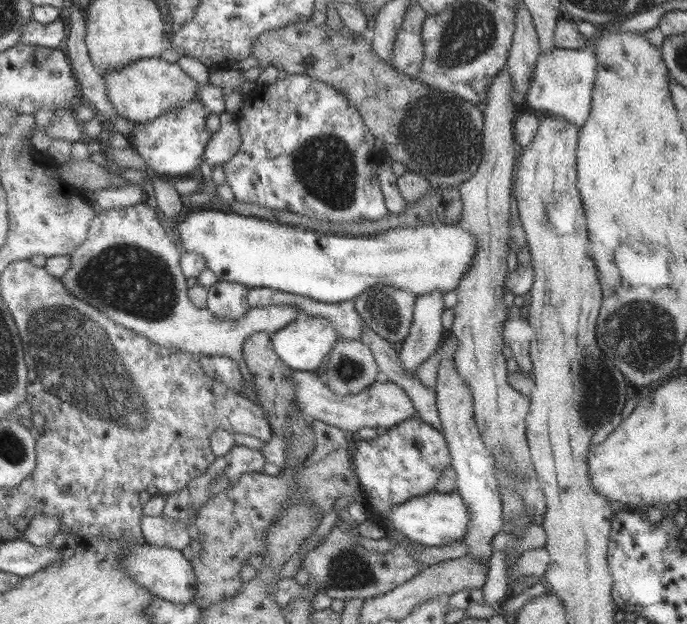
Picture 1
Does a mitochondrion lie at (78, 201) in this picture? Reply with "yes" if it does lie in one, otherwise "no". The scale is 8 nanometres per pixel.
no

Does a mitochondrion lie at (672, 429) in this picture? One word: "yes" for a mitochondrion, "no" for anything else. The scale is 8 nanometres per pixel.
no

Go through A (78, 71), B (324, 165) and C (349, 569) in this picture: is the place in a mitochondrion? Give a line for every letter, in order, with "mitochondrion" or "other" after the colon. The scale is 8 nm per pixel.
A: other
B: mitochondrion
C: mitochondrion

